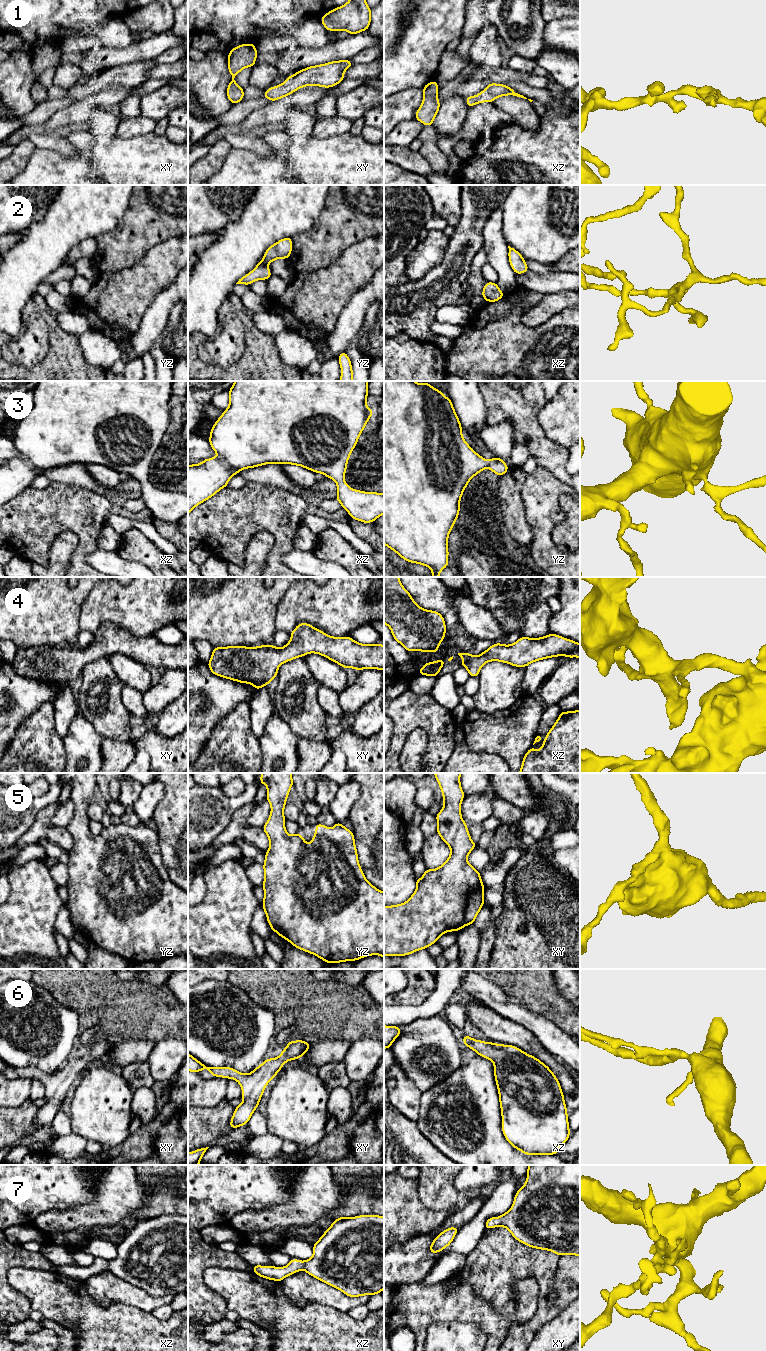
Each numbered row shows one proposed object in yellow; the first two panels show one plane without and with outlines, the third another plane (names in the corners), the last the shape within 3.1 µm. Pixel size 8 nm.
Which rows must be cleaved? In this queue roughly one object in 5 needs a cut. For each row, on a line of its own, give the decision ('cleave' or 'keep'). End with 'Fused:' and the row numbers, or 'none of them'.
1: keep
2: keep
3: keep
4: keep
5: keep
6: keep
7: keep
Fused: none of them

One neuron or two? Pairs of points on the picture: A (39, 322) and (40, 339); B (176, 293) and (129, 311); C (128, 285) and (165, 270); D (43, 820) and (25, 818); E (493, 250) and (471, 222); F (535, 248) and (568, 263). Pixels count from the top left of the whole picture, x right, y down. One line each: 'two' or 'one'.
A: one
B: two
C: one
D: two
E: two
F: two

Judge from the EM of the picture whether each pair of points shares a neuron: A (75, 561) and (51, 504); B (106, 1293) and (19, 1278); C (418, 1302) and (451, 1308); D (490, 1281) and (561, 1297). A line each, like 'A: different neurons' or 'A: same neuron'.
A: same neuron
B: different neurons
C: same neuron
D: same neuron

